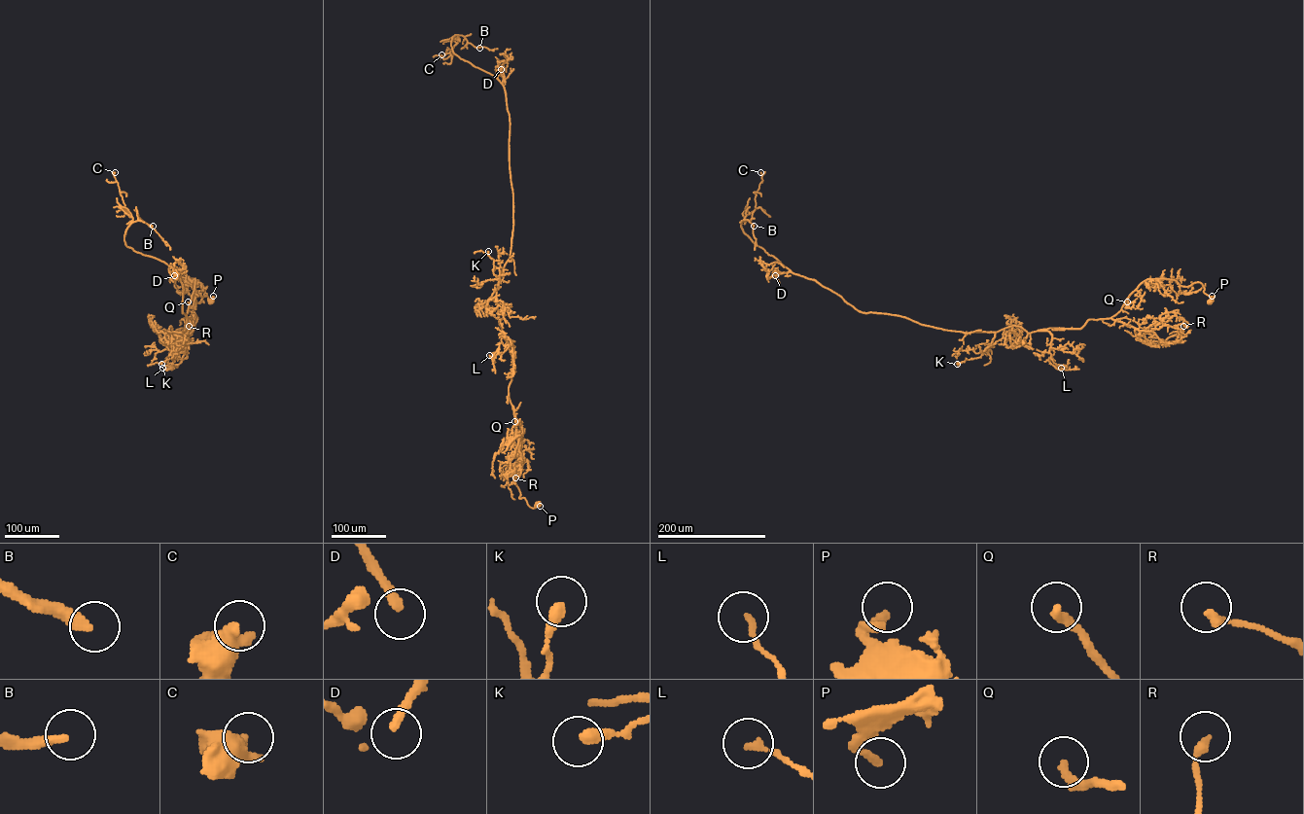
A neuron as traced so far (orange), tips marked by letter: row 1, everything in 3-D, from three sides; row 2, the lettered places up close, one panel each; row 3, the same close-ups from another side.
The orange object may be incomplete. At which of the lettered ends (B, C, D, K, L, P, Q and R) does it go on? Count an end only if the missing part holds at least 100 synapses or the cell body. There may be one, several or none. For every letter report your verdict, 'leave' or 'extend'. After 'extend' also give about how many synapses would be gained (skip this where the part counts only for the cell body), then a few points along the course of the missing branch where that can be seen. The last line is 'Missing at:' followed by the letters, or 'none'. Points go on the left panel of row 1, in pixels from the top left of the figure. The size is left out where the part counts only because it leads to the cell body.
B: leave
C: leave
D: extend; about 130 synapses
K: leave
L: leave
P: leave
Q: leave
R: leave
Missing at: D

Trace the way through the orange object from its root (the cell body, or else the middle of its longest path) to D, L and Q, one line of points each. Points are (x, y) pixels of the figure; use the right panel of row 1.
D: (1210, 301), (1199, 282), (1146, 279), (1115, 314), (1079, 329), (964, 333), (860, 312), (815, 280), (775, 275)
L: (1210, 301), (1199, 282), (1146, 279), (1111, 317), (1038, 330), (1051, 335), (1049, 361), (1061, 368)
Q: (1210, 301), (1214, 296), (1206, 294), (1199, 282), (1184, 286), (1174, 280), (1156, 278), (1144, 281), (1127, 301)

